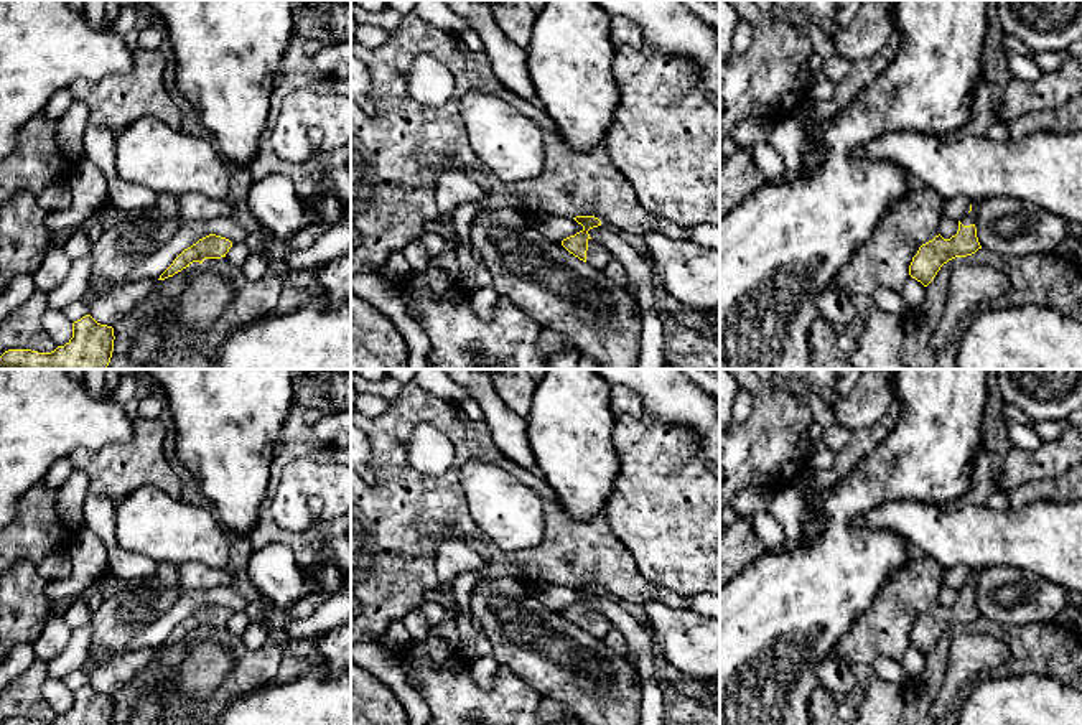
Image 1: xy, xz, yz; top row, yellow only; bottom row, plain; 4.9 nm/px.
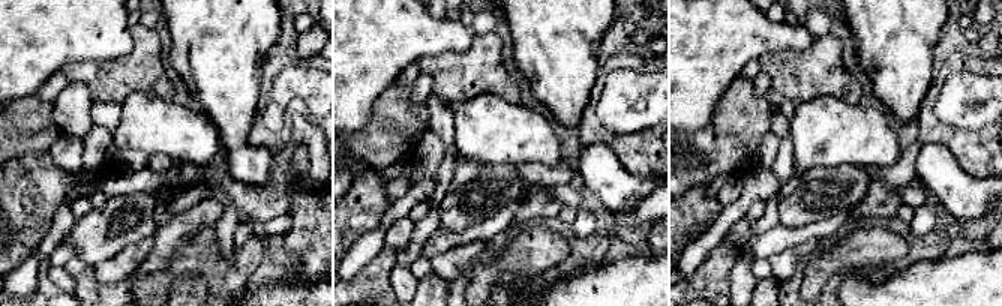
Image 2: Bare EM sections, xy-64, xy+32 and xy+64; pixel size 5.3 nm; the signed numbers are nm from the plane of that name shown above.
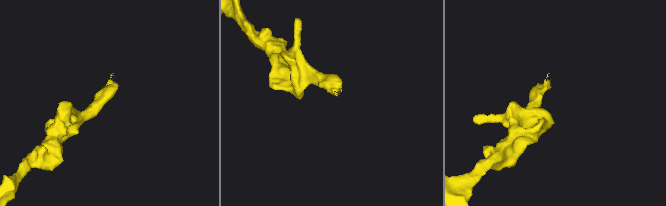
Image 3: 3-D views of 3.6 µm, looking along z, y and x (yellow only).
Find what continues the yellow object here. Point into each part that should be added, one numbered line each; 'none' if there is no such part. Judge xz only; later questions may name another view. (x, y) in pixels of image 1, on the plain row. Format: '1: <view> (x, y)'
1: xz (598, 625)

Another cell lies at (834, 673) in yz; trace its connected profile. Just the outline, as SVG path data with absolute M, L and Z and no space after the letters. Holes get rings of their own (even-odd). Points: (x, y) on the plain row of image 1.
M835 651L815 666L815 677L825 690L838 699L848 699L853 690L861 687L851 664Z

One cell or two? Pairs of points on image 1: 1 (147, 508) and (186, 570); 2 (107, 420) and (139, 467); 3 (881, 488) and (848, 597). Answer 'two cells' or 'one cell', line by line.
1: two cells
2: two cells
3: one cell

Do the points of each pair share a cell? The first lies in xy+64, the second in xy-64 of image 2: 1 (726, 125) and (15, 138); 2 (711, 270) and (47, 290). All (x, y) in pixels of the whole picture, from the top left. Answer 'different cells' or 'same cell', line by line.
1: same cell
2: same cell

